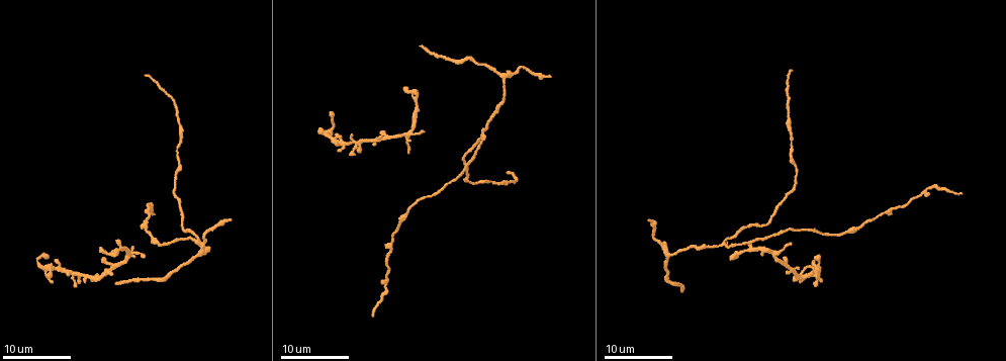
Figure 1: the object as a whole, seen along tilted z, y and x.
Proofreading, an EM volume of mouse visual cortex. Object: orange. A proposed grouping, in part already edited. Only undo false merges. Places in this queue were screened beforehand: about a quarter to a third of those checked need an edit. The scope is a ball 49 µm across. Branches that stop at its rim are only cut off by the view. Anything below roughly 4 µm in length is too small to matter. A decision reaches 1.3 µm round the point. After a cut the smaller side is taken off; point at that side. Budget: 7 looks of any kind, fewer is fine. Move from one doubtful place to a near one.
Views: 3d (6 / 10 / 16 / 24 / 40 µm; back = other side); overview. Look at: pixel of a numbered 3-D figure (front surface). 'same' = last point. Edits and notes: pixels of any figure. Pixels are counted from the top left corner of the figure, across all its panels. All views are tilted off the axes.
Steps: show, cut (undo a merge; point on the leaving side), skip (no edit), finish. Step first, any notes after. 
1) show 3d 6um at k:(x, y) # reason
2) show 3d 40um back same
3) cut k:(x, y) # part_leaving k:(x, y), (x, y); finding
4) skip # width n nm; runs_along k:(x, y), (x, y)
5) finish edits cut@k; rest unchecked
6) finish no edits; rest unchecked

show 3d 16um at 1:(413, 131)

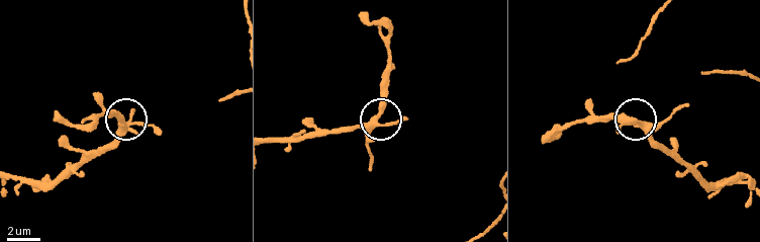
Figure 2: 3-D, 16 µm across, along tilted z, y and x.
show 3d 10um at 2:(378, 114)

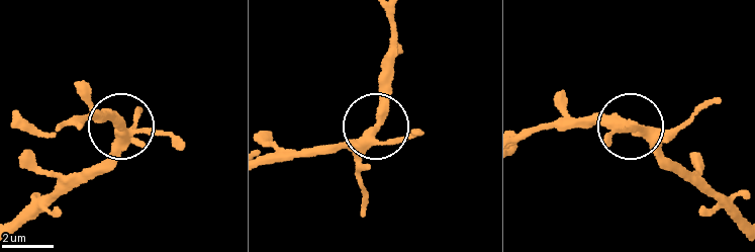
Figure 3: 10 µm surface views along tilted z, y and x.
skip # all the same neuron

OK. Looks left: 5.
show 3d 16um at 1:(724, 244)

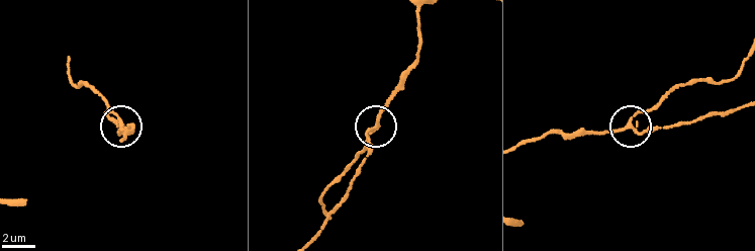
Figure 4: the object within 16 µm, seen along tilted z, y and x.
show 3d 10um at 4:(378, 126) # closer look

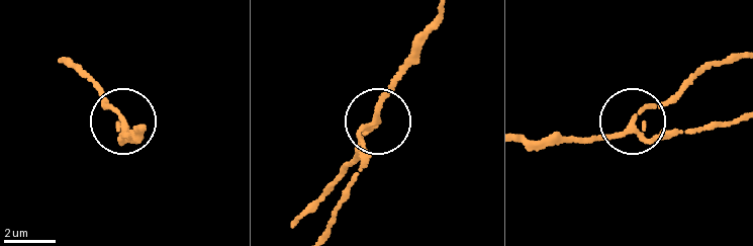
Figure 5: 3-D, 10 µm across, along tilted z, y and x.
skip # width 160 nm; runs_along 5:(690, 127), (663, 140), (647, 139), (633, 126), (555, 144); continuous, no second neuron

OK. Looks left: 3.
show 3d 24um at 1:(804, 275) # small branch off a trunk

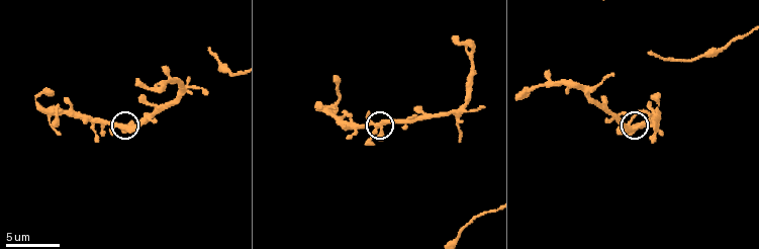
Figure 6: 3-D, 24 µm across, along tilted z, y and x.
show 3d 10um at 6:(121, 126) # zoom in

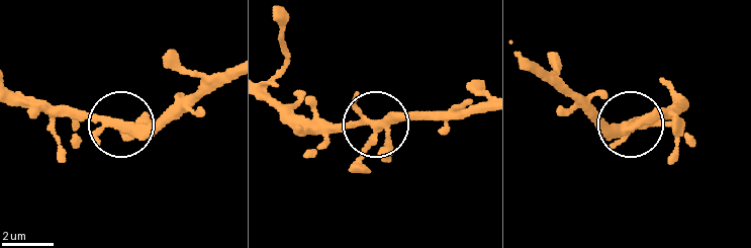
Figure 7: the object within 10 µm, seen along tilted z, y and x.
skip # arms 5; one neuron here

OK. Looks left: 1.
finish no edits; rest unchecked

